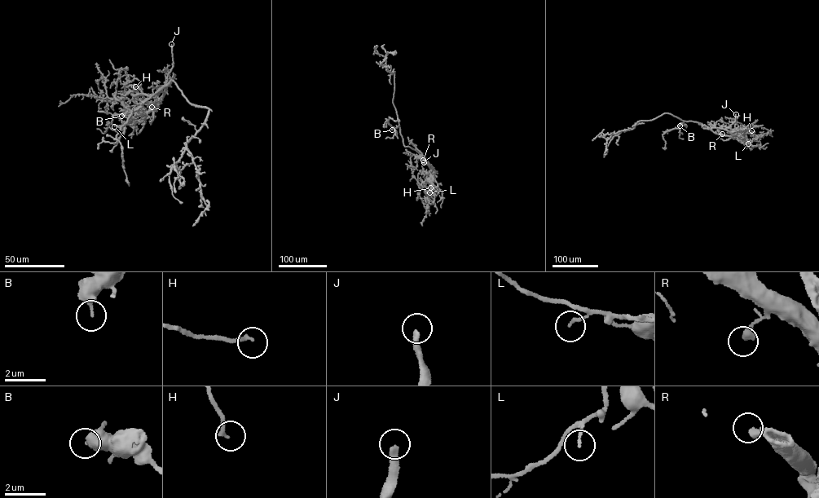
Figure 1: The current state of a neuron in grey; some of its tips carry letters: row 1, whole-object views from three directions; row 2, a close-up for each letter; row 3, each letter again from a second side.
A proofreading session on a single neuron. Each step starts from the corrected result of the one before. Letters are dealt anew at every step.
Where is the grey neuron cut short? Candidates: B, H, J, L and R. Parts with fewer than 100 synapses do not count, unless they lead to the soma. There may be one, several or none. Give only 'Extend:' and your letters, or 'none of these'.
Extend: J

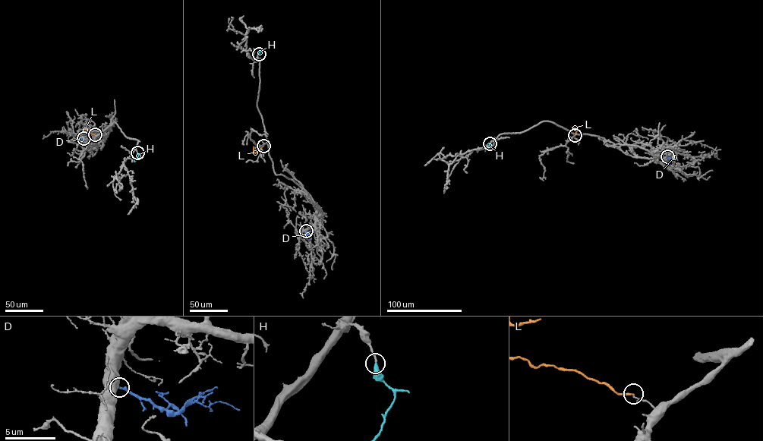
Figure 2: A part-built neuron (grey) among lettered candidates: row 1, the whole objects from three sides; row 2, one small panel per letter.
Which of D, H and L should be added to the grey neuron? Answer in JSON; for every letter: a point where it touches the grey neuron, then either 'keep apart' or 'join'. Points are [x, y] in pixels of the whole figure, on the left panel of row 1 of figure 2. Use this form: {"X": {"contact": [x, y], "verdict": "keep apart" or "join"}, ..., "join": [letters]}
{"D": {"contact": [83, 138], "verdict": "join"}, "H": {"contact": [137, 152], "verdict": "join"}, "L": {"contact": [95, 134], "verdict": "keep apart"}, "join": ["D", "H"]}

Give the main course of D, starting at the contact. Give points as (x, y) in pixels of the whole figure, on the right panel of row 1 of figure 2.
D: (667, 156), (676, 158)

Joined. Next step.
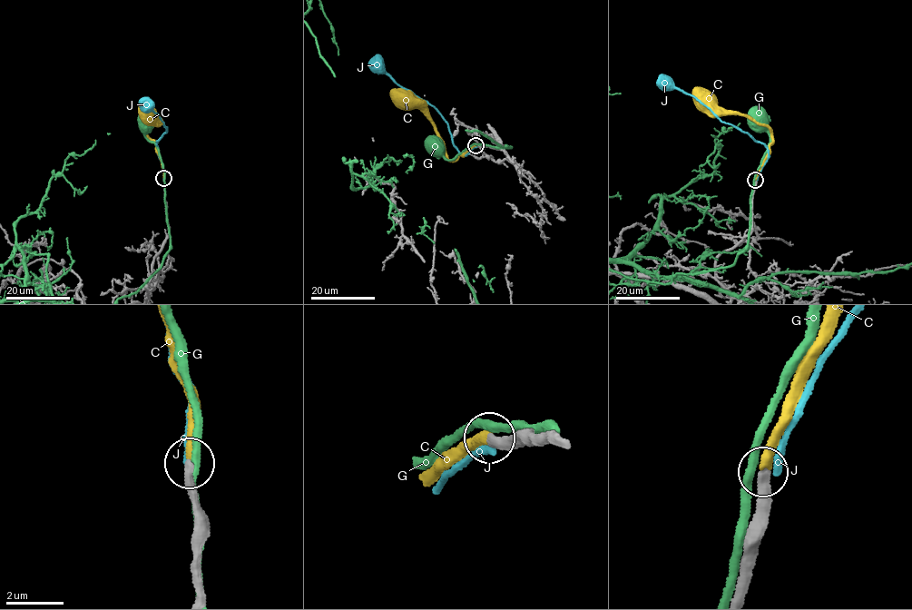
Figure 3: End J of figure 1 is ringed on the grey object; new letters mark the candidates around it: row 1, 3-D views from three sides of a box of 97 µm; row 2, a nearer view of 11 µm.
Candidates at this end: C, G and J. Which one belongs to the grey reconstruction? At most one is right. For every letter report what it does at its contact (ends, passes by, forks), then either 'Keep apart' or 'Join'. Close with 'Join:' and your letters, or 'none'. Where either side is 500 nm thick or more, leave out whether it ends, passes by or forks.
C: It ends there. Join
G: It passes by. Keep apart
J: It ends there. Keep apart
Join: C

